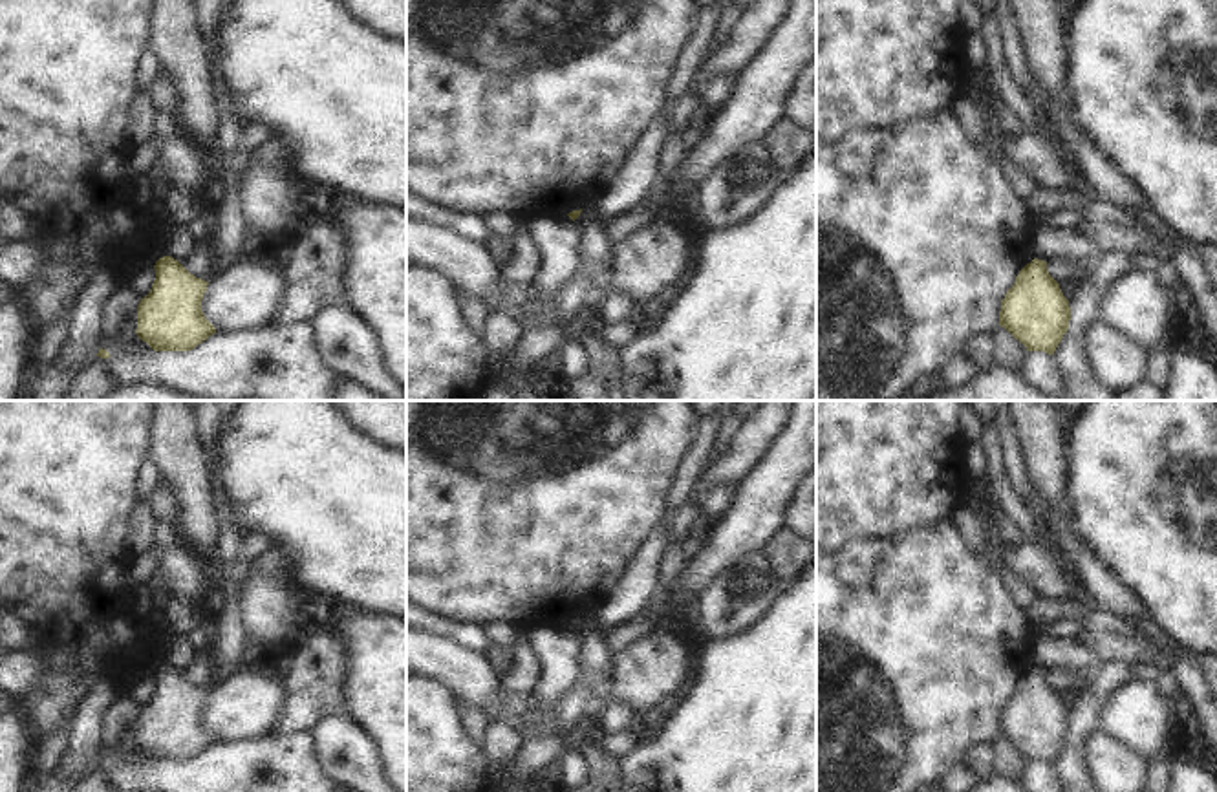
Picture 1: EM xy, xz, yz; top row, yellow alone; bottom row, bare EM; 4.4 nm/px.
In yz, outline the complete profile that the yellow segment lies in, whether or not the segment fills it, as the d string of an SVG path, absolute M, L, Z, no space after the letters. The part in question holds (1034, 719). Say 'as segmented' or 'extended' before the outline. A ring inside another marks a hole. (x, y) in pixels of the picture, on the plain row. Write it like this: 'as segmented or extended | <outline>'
as segmented | M1034 668L1001 710L999 735L1027 761L1054 765L1069 730L1071 717L1060 693L1049 684L1047 671Z

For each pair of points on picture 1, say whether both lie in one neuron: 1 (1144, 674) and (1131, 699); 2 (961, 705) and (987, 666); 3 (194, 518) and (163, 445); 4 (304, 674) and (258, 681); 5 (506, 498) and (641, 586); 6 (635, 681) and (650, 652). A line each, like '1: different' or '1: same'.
1: different
2: same
3: same
4: different
5: different
6: same

